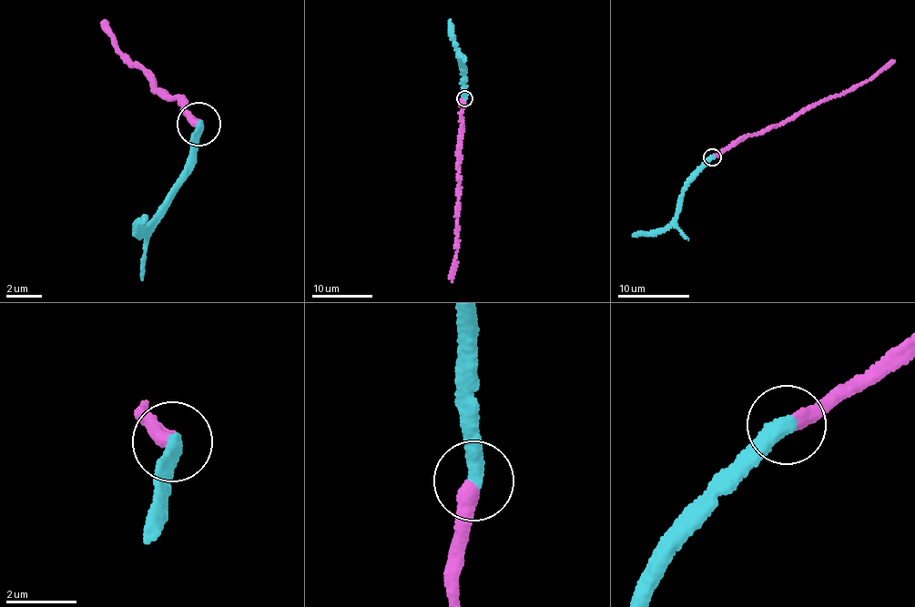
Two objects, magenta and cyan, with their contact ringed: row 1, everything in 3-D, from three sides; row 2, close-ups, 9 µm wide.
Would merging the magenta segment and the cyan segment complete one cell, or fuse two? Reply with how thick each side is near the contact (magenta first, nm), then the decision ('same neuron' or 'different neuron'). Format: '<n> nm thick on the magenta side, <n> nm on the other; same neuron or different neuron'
420 nm thick on the magenta side, 440 nm on the other; same neuron

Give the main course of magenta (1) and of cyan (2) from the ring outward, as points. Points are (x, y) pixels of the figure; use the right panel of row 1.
1: (711, 157), (748, 136), (765, 132), (807, 110), (853, 91), (895, 60)
2: (711, 157), (684, 191), (677, 216), (663, 227), (651, 233), (636, 232), (632, 236)

